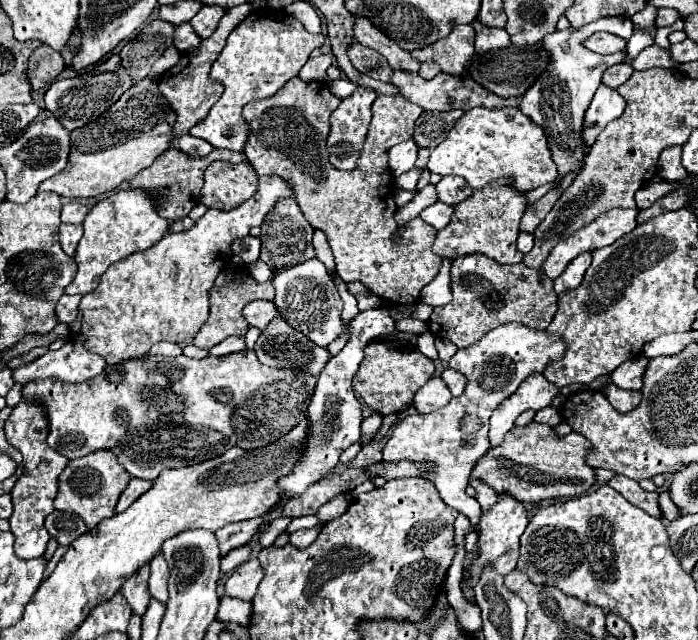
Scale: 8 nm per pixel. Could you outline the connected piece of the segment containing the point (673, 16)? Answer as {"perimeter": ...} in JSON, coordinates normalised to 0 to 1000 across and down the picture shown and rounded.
{"perimeter":[[[943,14],[940,42],[957,42],[957,39],[963,39],[968,30],[974,30],[974,20],[971,20],[968,14]]]}

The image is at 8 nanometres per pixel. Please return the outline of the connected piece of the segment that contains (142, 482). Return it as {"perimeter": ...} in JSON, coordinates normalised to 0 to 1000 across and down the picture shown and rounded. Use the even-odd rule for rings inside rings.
{"perimeter":[[[189,748],[186,752],[186,758],[181,761],[181,767],[172,773],[172,780],[169,780],[169,789],[166,789],[166,802],[175,802],[175,798],[181,798],[203,770],[209,770],[212,764],[218,761],[218,755],[215,752],[209,752],[209,748]]]}

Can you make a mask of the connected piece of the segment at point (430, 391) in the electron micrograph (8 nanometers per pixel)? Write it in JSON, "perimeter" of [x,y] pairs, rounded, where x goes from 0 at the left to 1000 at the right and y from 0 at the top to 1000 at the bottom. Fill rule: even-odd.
{"perimeter":[[[619,589],[607,605],[602,605],[593,617],[593,639],[599,645],[619,645],[636,633],[642,633],[648,623],[645,608],[636,602],[630,589]]]}

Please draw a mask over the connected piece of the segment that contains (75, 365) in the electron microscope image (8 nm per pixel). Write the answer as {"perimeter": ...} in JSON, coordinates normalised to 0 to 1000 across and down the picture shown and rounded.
{"perimeter":[[[95,533],[83,548],[69,548],[46,567],[17,577],[17,589],[29,602],[66,589],[83,589],[86,595],[97,598],[117,598],[146,583],[149,573],[152,564],[123,548],[115,533]]]}

